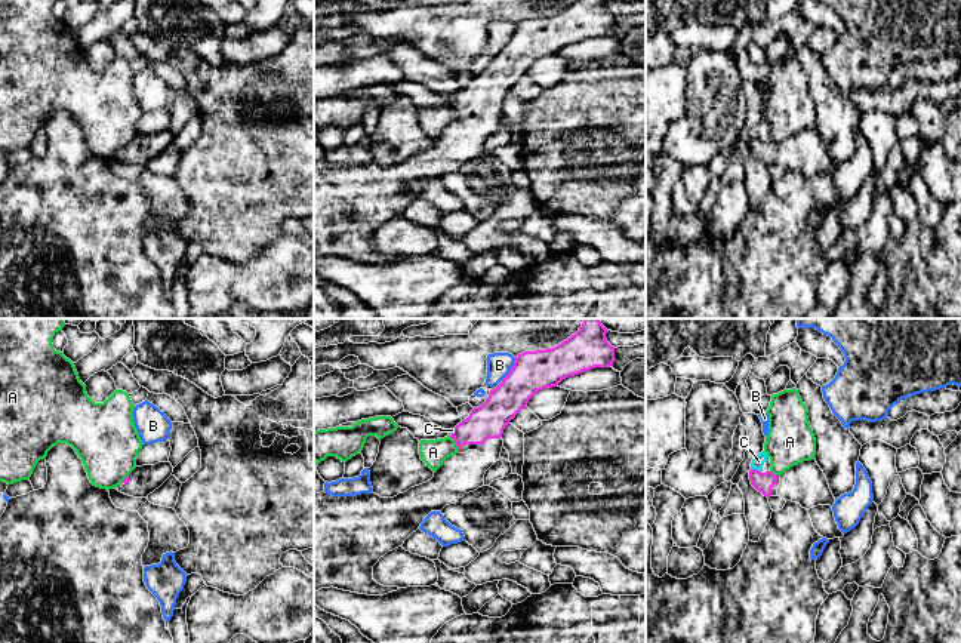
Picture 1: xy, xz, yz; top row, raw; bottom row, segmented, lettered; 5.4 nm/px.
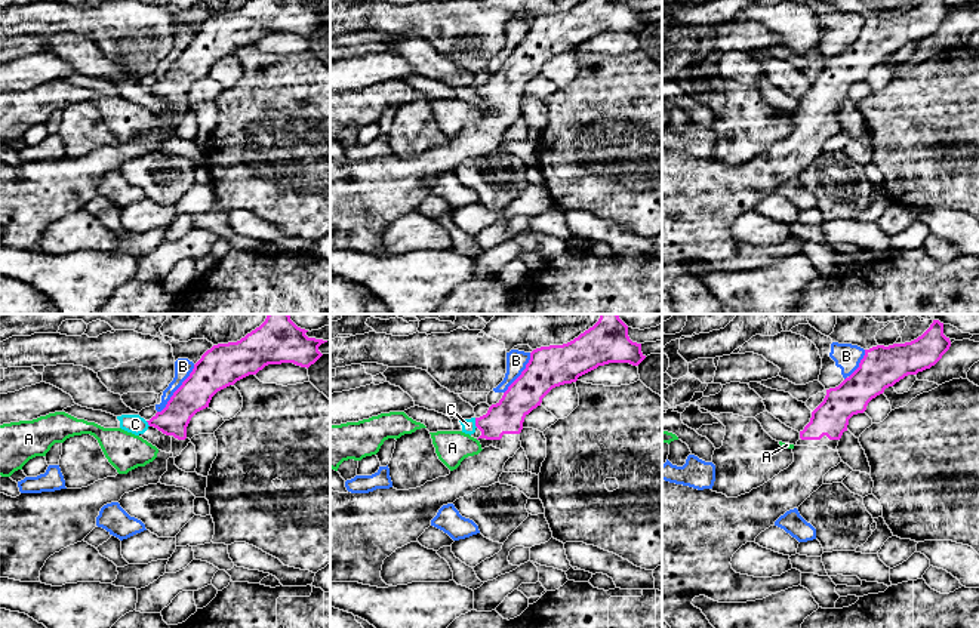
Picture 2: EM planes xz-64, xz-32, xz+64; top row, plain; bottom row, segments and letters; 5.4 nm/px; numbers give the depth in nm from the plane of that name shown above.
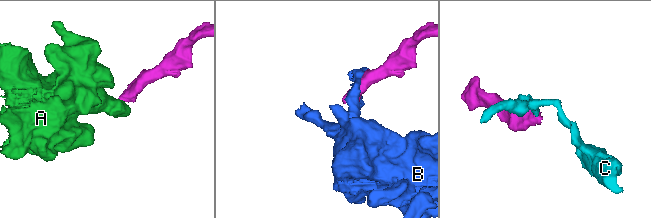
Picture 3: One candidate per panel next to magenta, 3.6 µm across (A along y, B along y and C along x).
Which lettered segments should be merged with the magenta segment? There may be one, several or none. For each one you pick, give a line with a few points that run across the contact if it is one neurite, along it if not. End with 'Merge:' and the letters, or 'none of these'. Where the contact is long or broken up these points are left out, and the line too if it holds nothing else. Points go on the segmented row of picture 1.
Merge: none of these

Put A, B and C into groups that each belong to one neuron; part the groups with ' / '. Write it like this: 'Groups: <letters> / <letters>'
Groups: A / B / C

